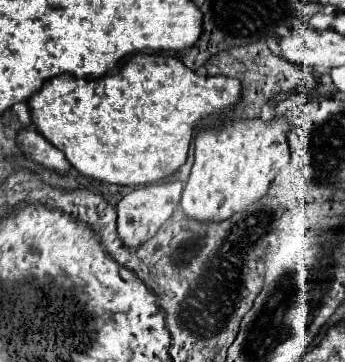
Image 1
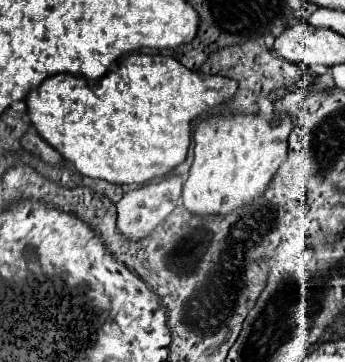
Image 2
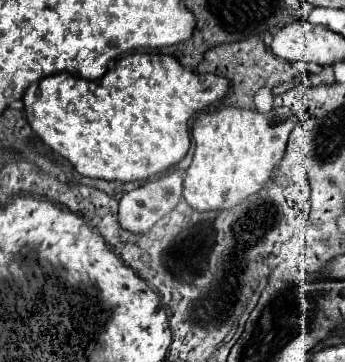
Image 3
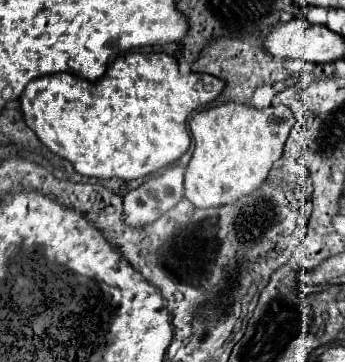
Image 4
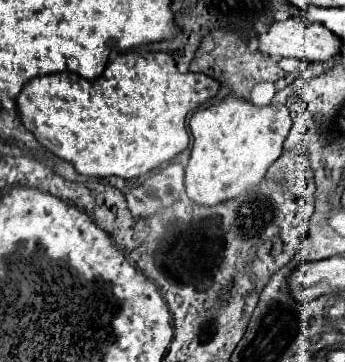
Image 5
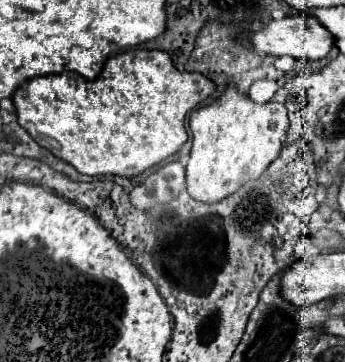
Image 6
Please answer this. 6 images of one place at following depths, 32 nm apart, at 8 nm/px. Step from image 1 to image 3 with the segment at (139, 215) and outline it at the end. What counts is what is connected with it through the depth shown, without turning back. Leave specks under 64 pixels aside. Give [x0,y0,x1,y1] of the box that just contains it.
[118,170,182,234]

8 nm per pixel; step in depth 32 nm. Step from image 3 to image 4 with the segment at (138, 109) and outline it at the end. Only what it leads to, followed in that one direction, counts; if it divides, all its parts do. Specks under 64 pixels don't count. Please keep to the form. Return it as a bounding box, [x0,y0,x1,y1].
[20,52,224,182]

